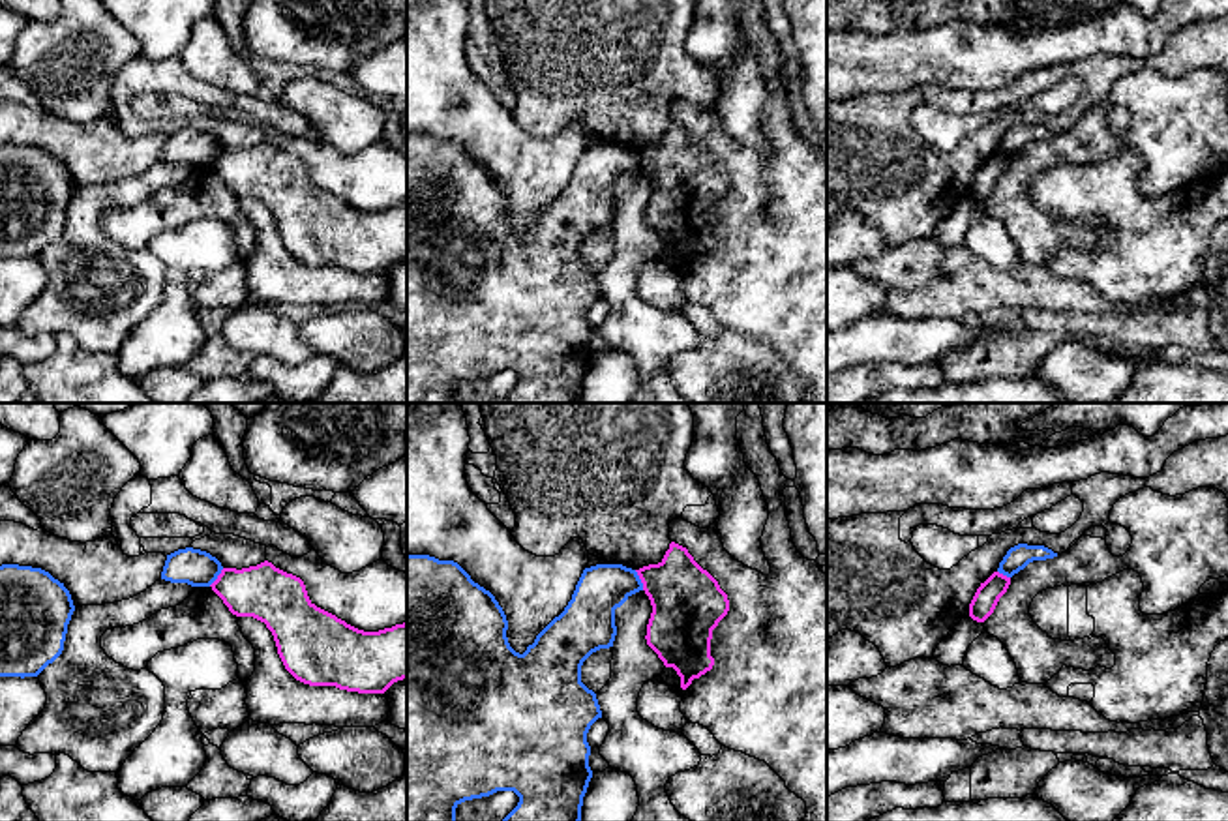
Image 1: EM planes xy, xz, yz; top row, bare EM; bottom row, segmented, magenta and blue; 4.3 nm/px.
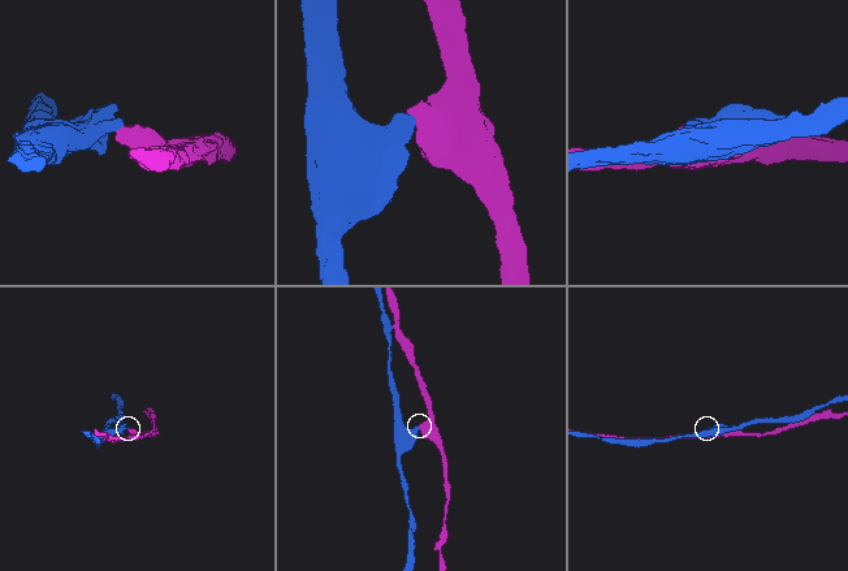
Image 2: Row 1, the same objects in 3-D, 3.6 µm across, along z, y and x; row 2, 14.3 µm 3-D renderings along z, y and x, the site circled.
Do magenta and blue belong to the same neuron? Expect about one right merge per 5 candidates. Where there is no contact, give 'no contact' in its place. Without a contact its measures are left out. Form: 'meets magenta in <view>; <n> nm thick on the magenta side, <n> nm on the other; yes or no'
meets magenta in xz; 300 nm thick on the magenta side, 200 nm on the other; no

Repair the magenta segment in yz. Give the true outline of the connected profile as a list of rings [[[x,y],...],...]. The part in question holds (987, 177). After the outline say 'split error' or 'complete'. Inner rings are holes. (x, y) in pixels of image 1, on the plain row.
[[[994,152],[981,167],[977,169],[971,184],[969,197],[977,202],[984,202],[996,189],[999,178],[1007,172],[1011,157]]]; complete

